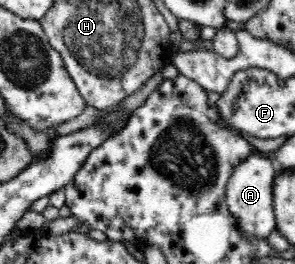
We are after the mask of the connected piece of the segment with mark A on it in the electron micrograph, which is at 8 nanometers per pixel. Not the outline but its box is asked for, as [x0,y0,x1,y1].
[225,153,278,241]

